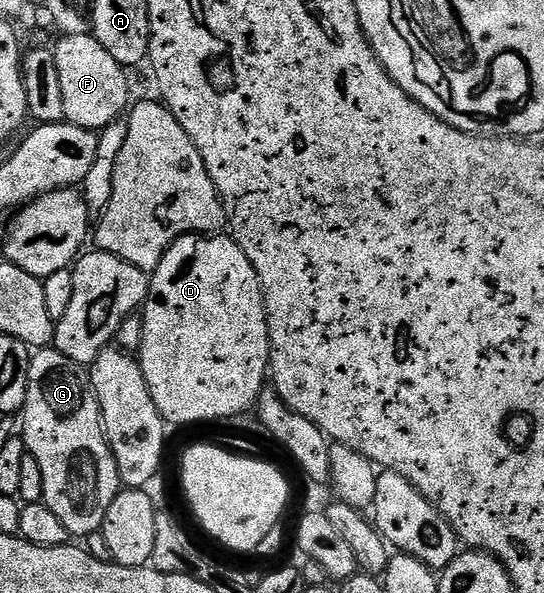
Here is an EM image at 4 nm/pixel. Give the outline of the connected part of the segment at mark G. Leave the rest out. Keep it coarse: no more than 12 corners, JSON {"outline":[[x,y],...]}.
{"outline":[[31,354],[19,435],[70,536],[122,490],[82,364]]}

